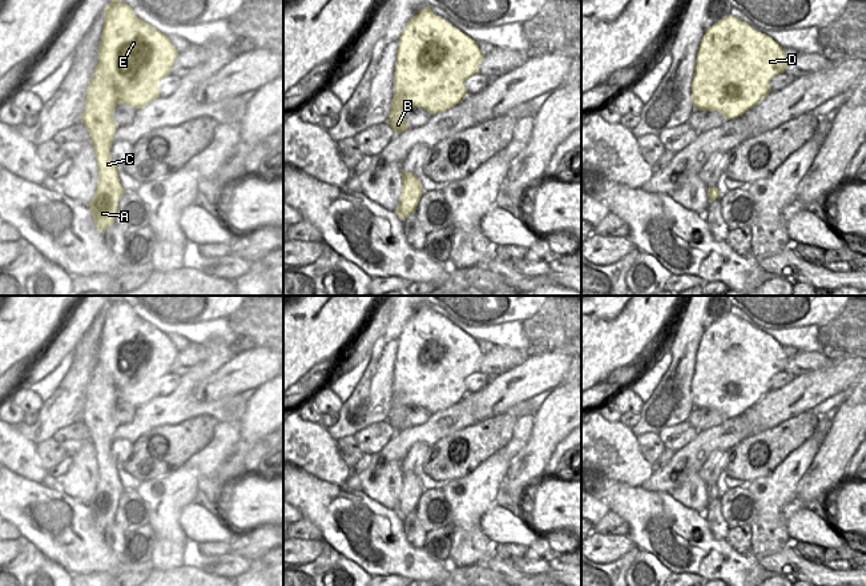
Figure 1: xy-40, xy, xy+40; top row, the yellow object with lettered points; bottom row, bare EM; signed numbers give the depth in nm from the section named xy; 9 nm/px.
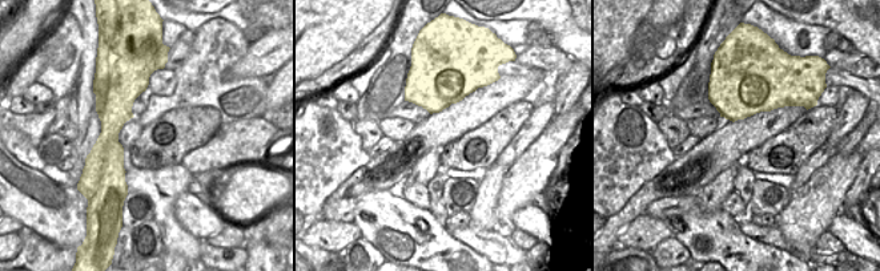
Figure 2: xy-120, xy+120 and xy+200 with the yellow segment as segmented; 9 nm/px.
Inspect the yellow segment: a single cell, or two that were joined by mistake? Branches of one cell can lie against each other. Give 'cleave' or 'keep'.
cleave

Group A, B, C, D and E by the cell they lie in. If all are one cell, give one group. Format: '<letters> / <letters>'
A B C / D E

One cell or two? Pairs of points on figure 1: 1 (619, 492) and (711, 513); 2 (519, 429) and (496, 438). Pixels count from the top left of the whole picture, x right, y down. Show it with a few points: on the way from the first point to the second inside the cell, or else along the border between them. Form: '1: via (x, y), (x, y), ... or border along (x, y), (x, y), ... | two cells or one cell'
1: border along (703, 513), (709, 532), (721, 540) | two cells
2: border along (518, 418), (512, 437), (503, 446) | two cells

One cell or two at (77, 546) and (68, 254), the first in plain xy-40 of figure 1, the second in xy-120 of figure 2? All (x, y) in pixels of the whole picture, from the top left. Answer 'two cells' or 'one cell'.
two cells

